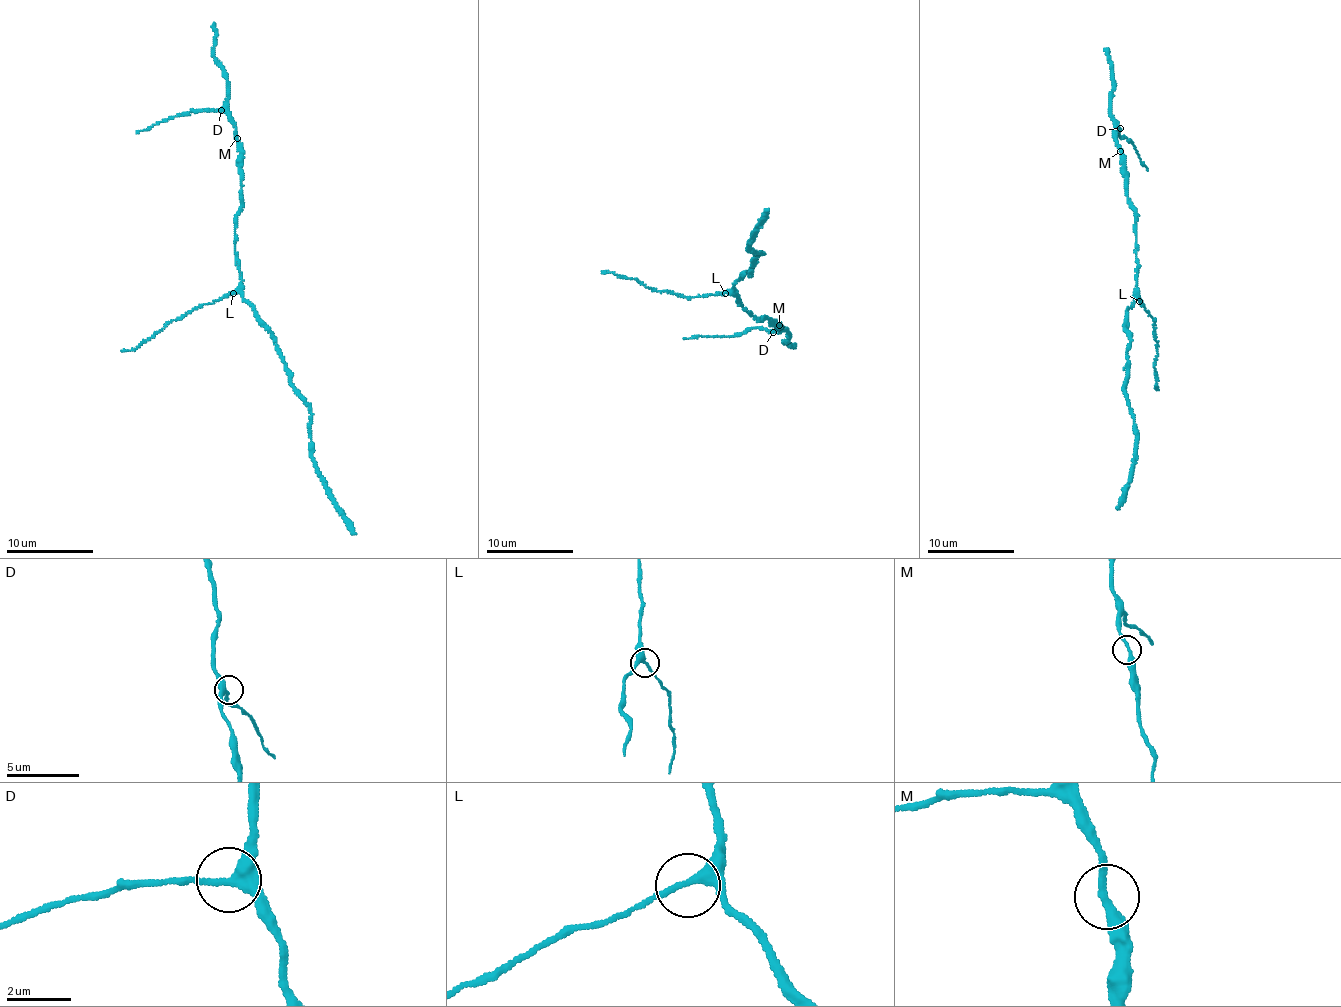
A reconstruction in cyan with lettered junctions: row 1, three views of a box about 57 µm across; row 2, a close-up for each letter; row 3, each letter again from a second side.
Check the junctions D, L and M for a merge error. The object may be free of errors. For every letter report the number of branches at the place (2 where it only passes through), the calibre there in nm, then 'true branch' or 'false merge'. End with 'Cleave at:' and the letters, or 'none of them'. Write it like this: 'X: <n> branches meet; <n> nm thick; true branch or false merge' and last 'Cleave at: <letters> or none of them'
D: 3 branches meet; 280 nm thick; true branch
L: 3 branches meet; 240 nm thick; true branch
M: 2 branches meet; 240 nm thick; true branch
Cleave at: none of them

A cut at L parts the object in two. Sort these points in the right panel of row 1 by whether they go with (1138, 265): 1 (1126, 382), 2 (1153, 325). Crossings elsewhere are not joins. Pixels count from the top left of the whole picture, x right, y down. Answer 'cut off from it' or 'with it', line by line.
1: with it
2: cut off from it

